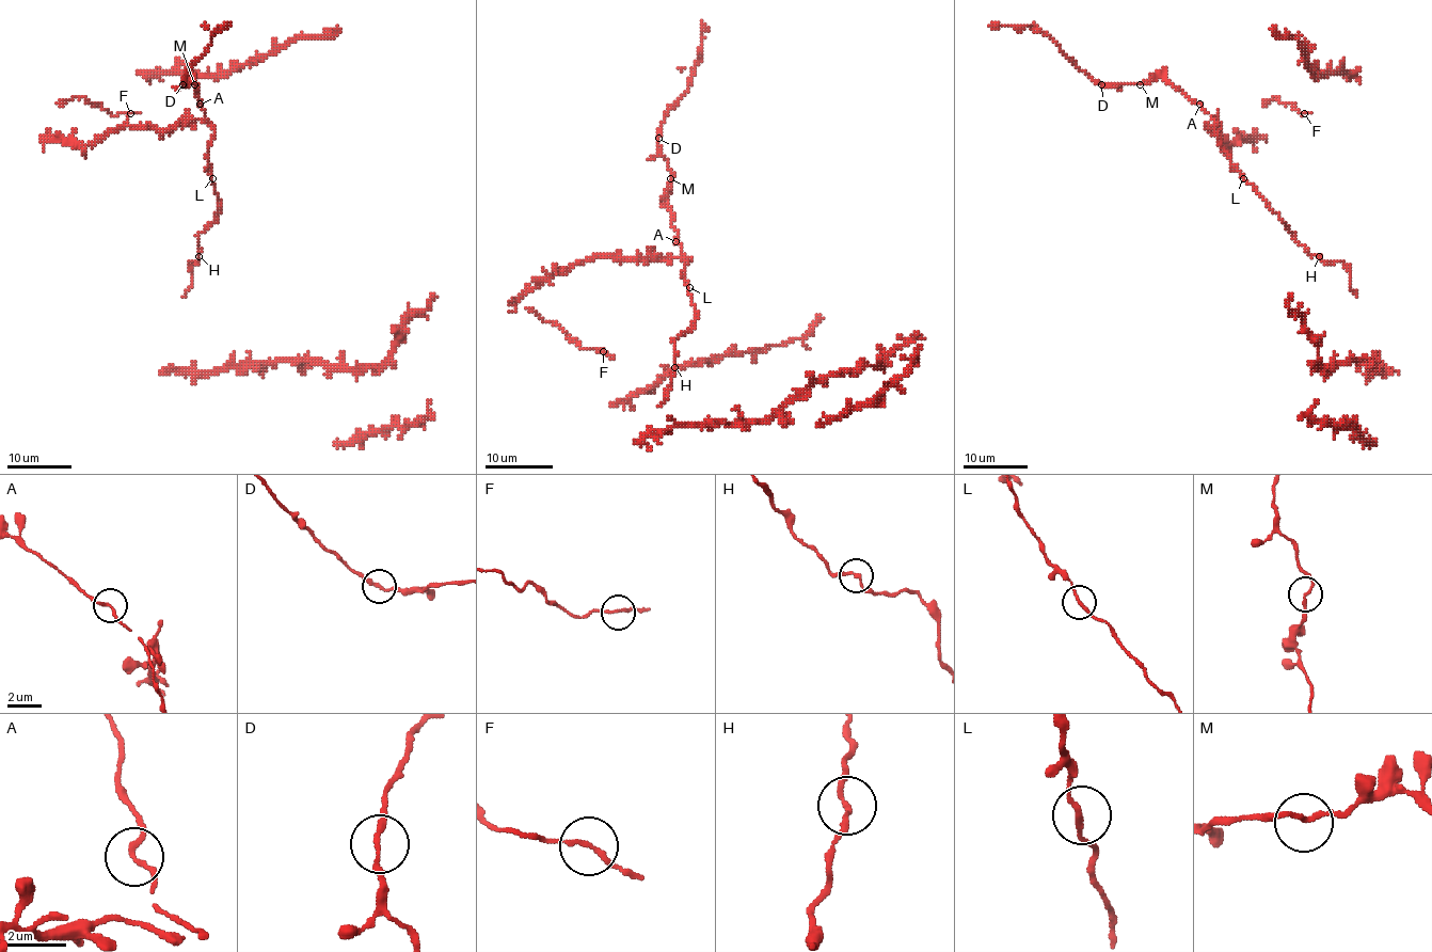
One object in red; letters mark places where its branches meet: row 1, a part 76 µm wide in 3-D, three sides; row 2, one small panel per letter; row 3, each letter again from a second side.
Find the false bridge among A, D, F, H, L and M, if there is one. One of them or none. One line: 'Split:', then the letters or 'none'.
Split: none

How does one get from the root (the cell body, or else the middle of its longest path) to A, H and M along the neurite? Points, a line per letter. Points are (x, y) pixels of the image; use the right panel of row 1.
A: (1243, 176), (1223, 149), (1212, 116), (1199, 104)
H: (1243, 176), (1278, 216), (1293, 238), (1310, 255), (1319, 255)
M: (1243, 176), (1223, 149), (1212, 116), (1199, 104), (1162, 78), (1140, 84)

